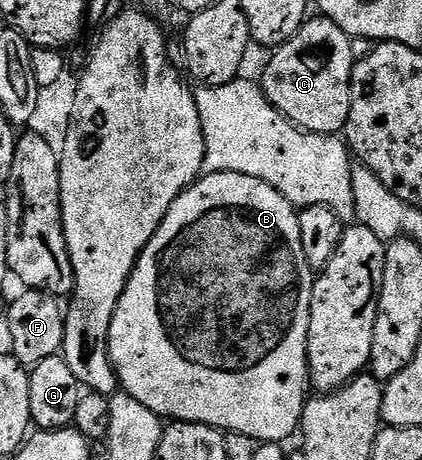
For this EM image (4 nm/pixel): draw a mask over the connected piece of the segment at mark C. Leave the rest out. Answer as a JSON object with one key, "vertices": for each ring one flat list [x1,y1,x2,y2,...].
{"vertices":[[308,18,302,26,280,48,270,53,271,61,263,72,261,87,267,100,284,118,291,121,304,132,316,132,322,136,333,136,342,133,347,126,349,106,351,105,351,71,357,63,357,55,351,49,352,37,341,30,332,20,326,18]]}

